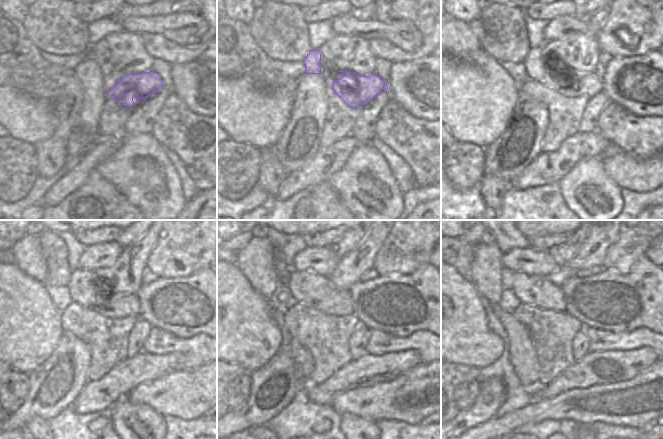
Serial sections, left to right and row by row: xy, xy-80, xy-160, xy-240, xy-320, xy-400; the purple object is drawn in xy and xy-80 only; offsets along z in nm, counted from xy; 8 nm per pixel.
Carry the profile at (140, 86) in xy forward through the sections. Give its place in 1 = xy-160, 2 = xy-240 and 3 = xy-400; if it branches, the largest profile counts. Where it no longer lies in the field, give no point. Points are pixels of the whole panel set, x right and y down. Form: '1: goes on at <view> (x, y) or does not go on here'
1: goes on at xy-160 (572, 85)
2: goes on at xy-240 (86, 288)
3: goes on at xy-400 (545, 292)

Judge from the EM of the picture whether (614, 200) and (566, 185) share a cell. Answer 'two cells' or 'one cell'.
one cell

